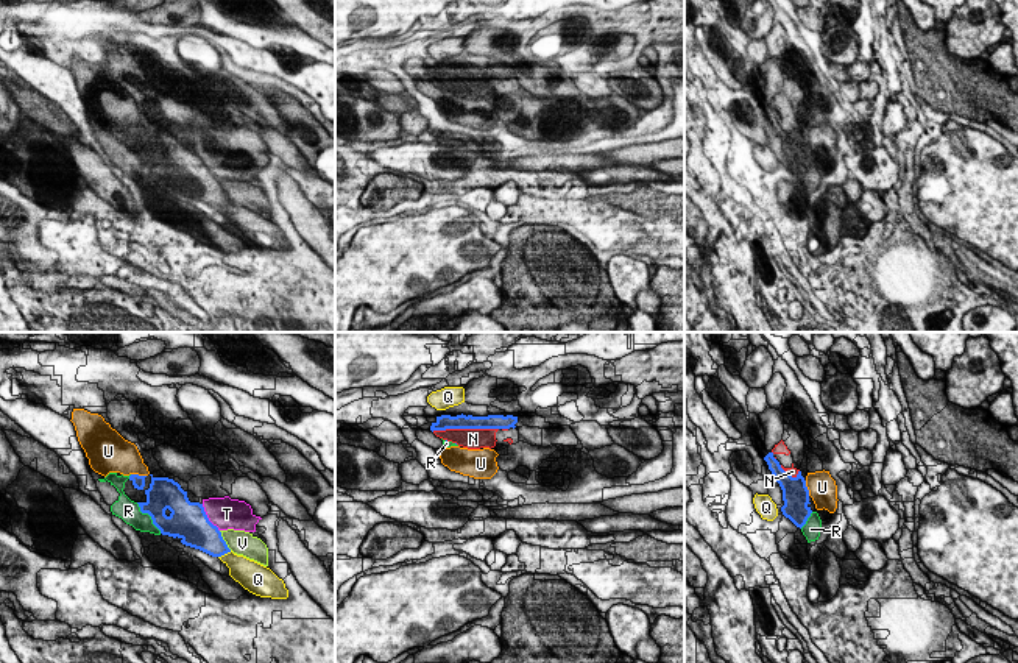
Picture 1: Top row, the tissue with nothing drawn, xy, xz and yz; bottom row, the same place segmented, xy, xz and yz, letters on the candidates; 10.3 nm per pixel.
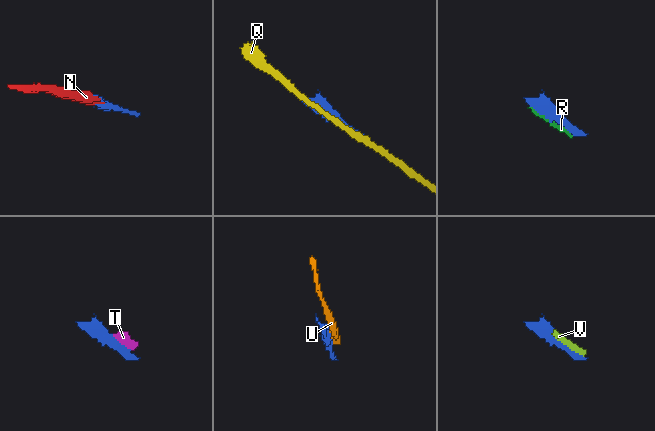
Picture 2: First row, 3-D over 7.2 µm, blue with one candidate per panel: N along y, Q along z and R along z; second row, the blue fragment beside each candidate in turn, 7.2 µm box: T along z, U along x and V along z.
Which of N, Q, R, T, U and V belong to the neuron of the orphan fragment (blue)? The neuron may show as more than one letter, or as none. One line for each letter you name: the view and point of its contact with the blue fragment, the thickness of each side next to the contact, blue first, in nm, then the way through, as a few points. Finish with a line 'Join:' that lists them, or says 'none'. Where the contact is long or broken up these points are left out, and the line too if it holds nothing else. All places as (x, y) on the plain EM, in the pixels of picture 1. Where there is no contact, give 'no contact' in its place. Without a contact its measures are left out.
N: meets blue in xz at (465, 78); 160 nm thick on the blue side, 220 nm on the other
Join: N

